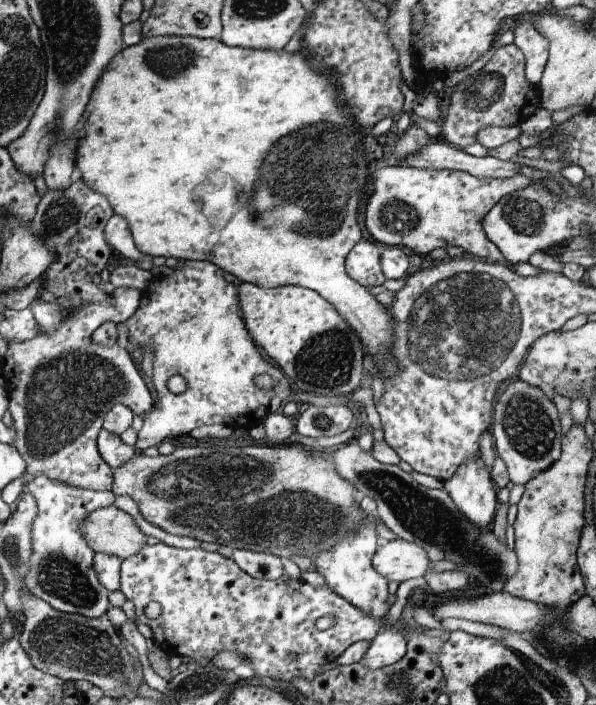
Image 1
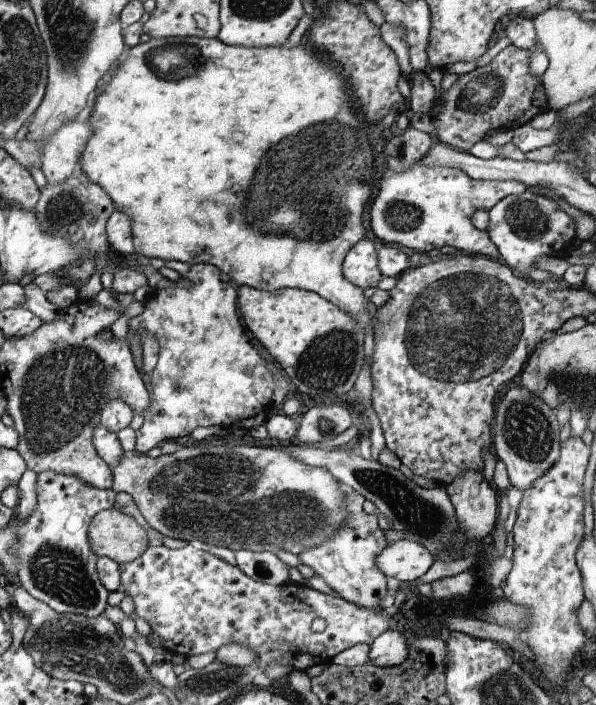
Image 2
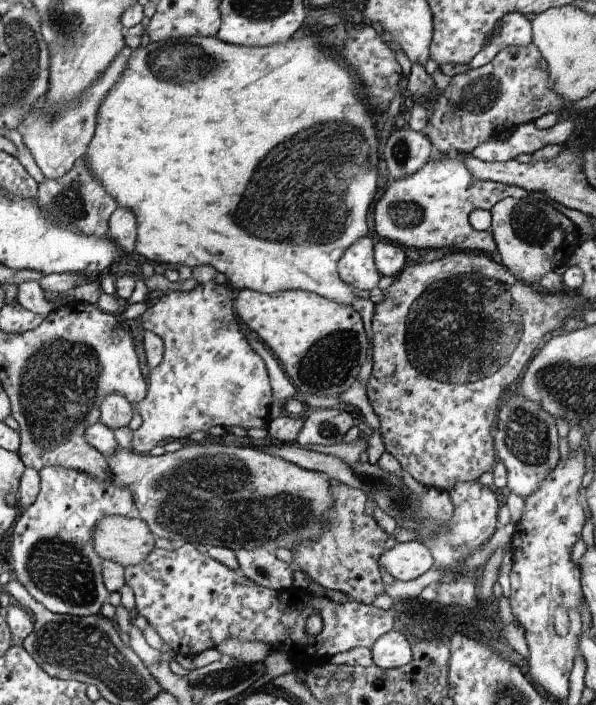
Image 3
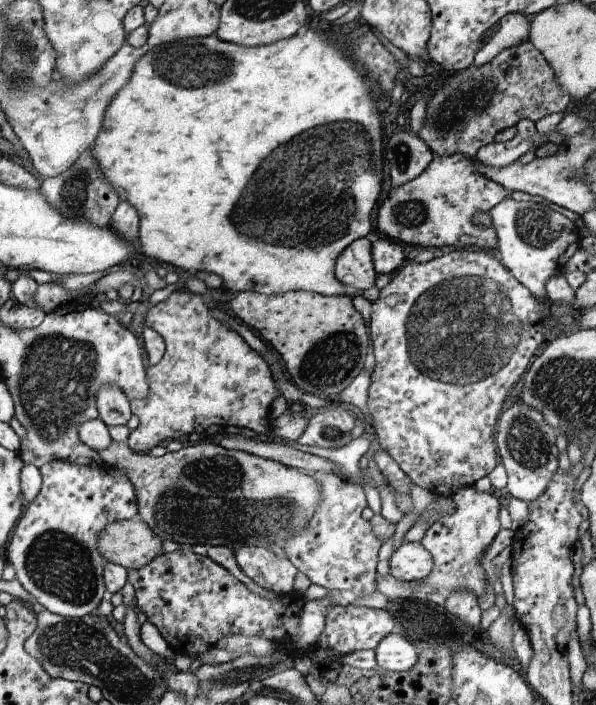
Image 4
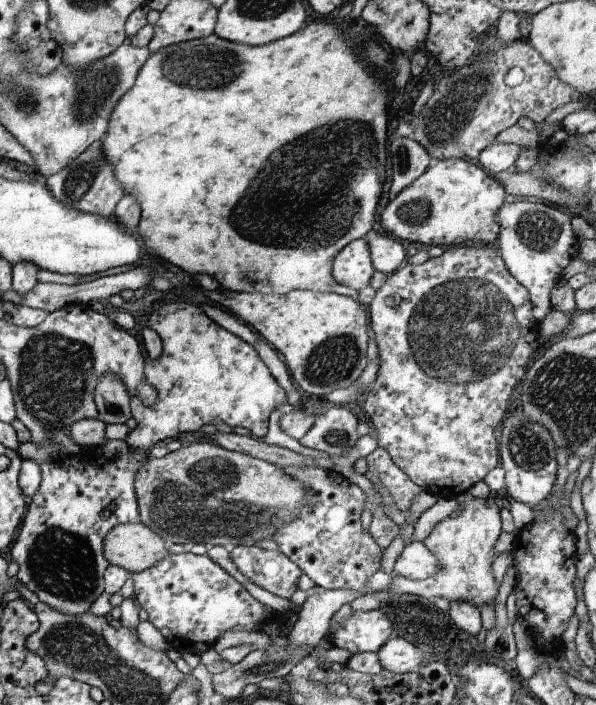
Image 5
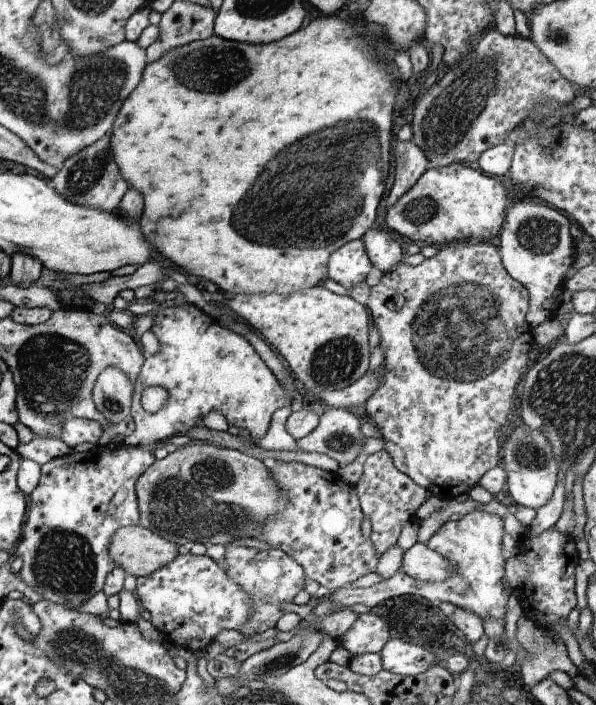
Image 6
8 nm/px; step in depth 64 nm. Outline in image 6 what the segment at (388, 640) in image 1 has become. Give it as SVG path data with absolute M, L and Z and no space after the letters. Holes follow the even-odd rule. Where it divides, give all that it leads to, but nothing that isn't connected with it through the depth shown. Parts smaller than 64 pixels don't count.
M392 637L379 653L383 669L396 674L422 674L436 664L437 660L434 654L423 646L414 646L396 637Z

